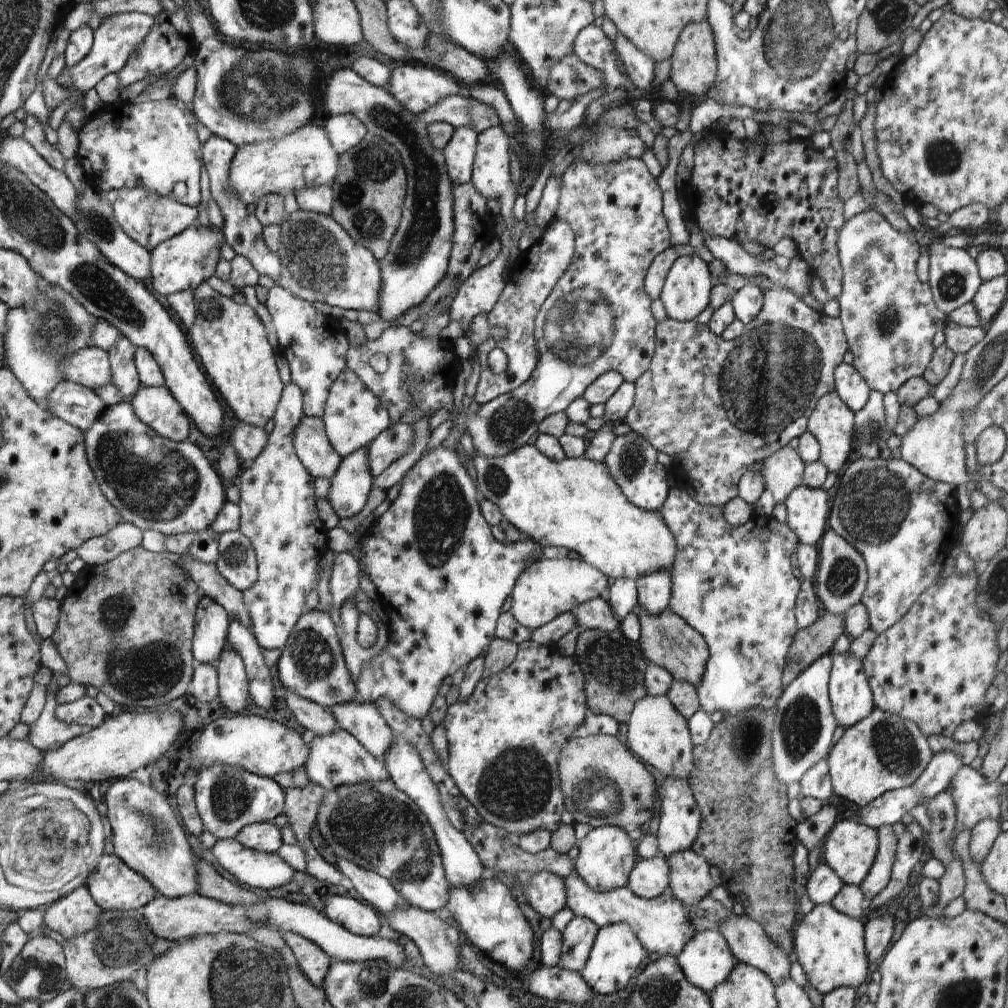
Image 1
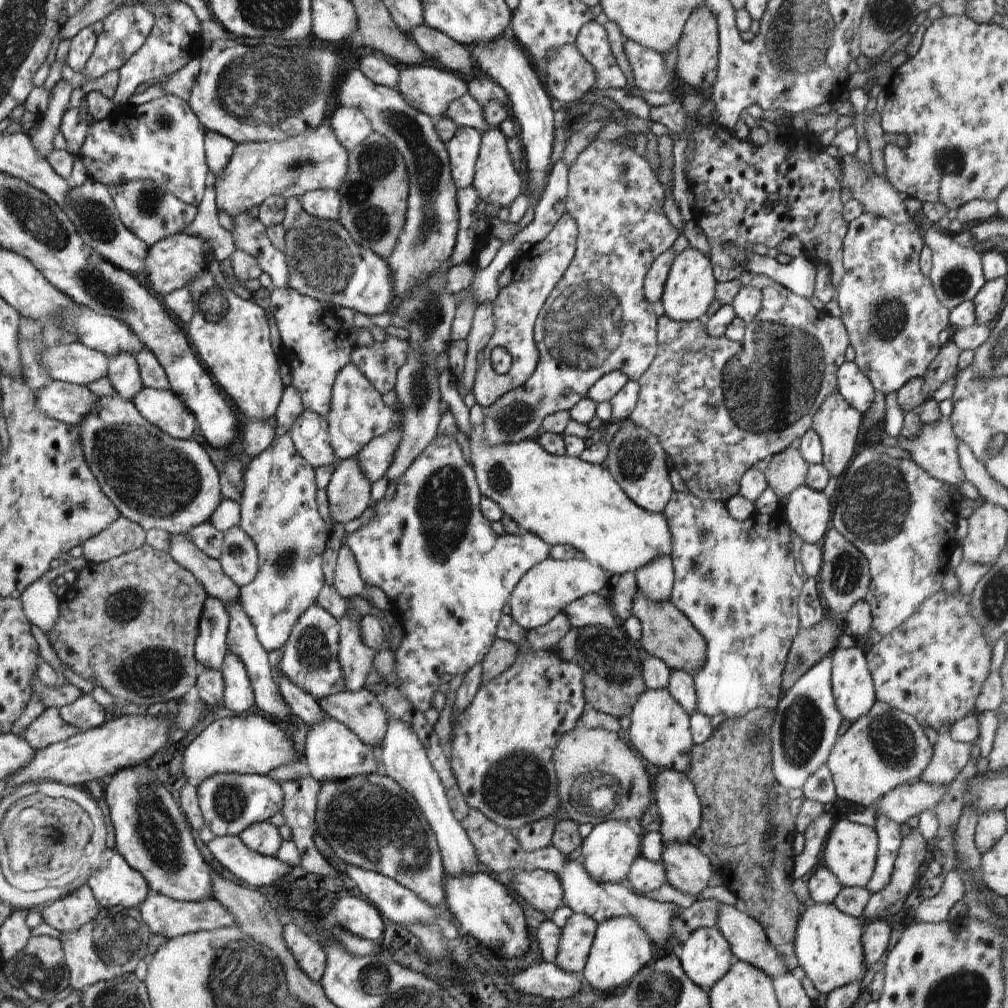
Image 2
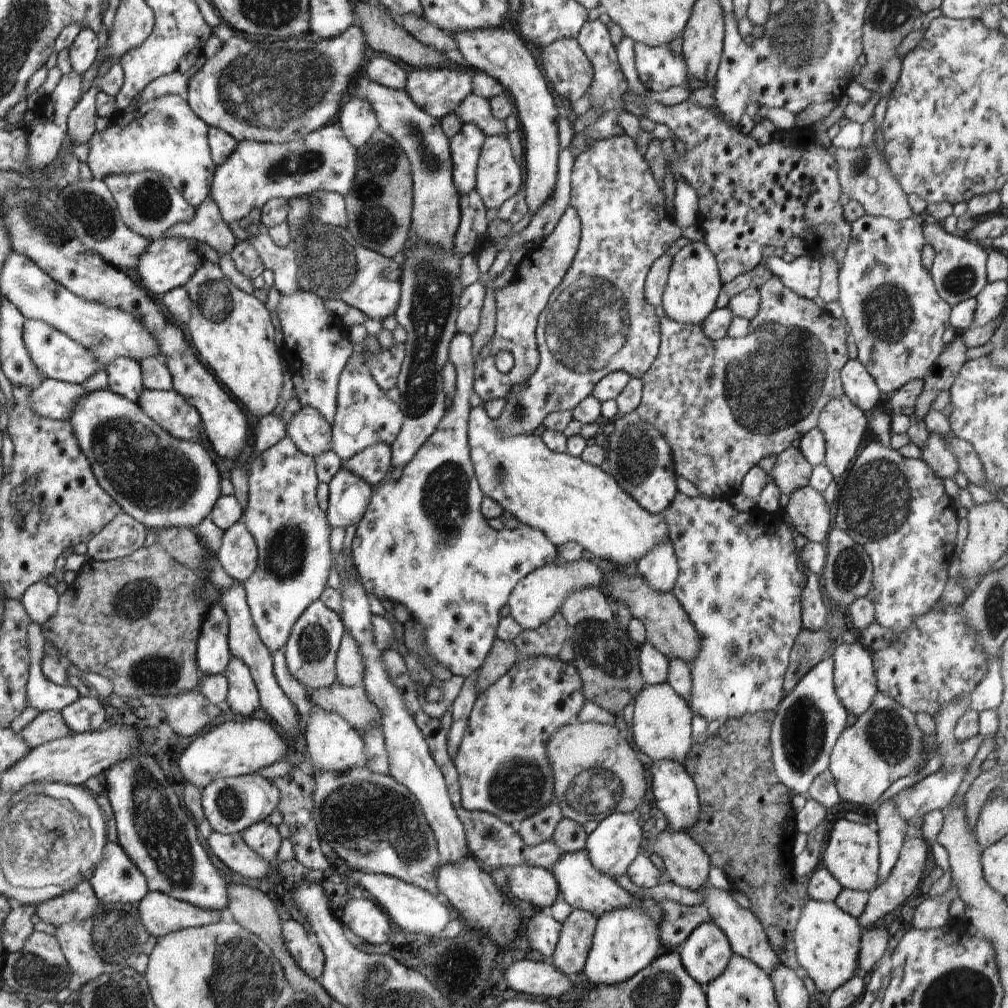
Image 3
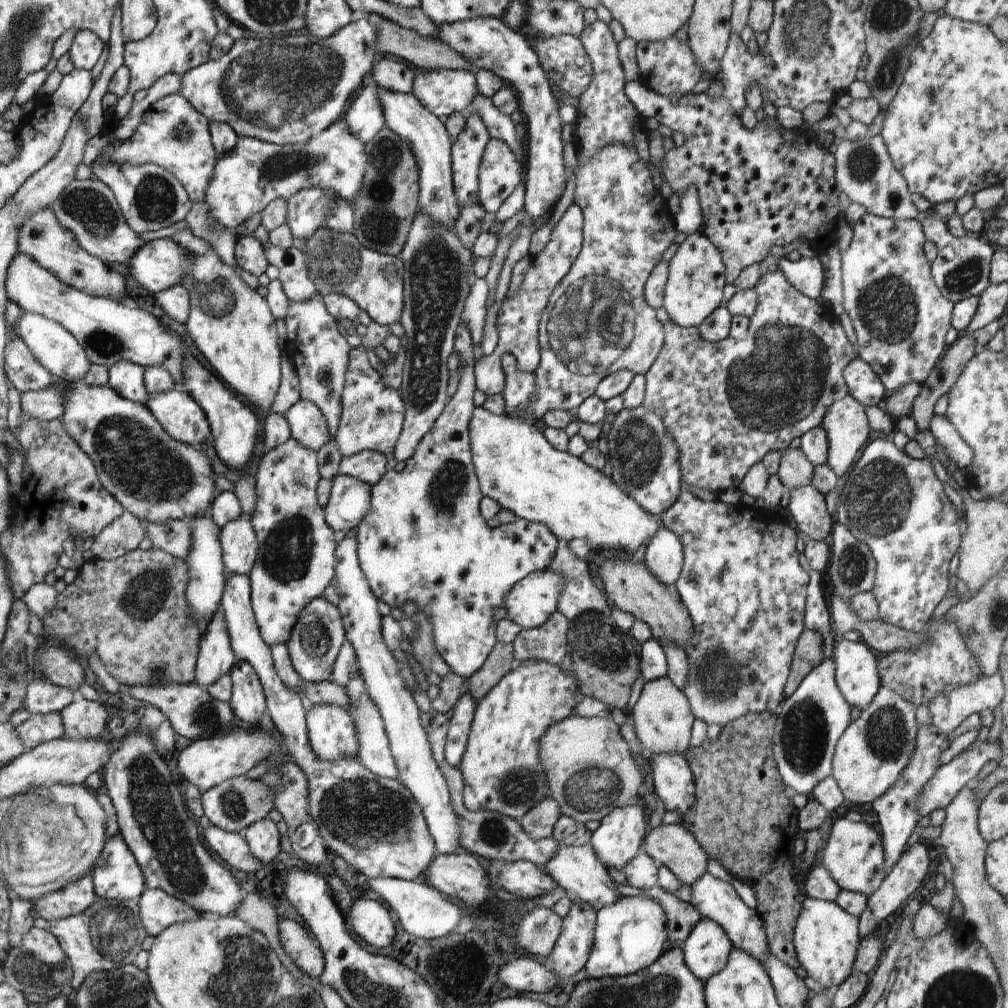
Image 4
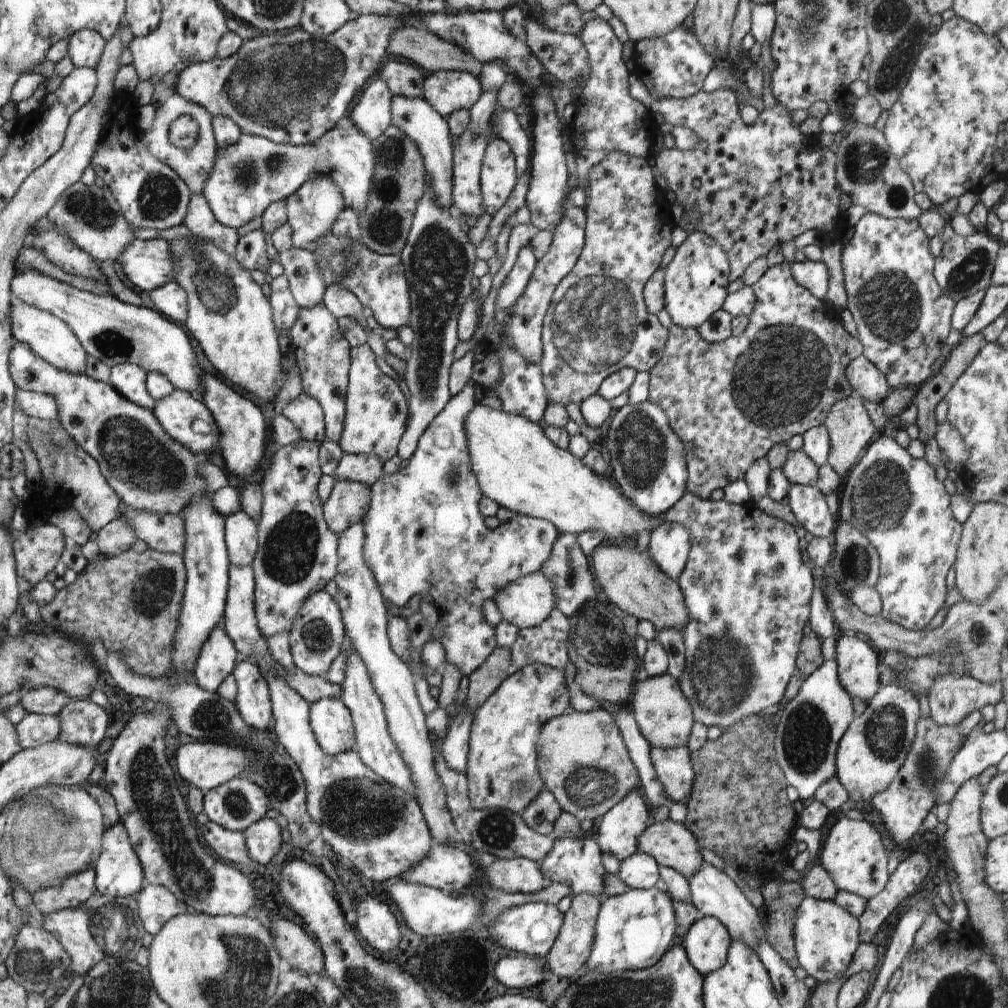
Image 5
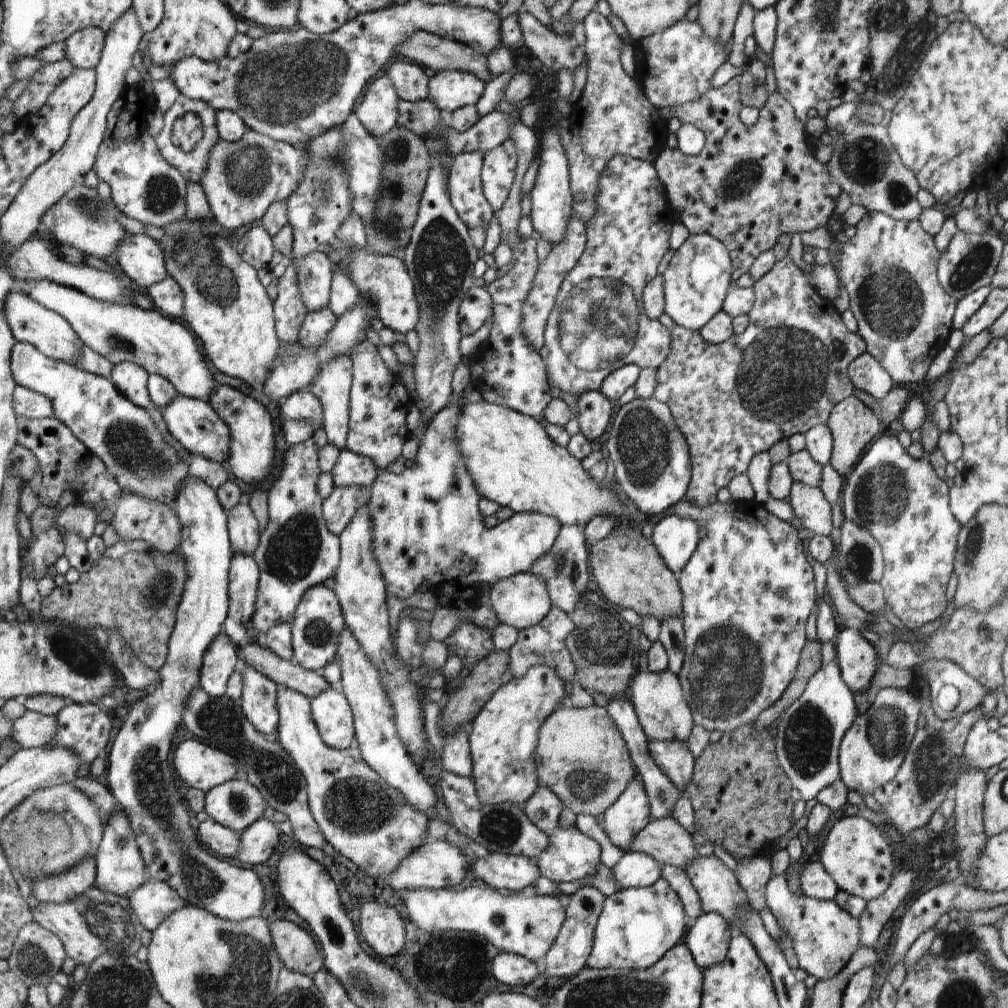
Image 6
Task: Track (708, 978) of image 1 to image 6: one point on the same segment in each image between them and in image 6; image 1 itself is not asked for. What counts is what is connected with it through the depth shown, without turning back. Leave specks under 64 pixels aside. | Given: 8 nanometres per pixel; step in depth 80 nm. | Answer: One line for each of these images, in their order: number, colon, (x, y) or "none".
2: (705, 956)
3: (705, 954)
4: (706, 950)
5: (707, 942)
6: (708, 938)

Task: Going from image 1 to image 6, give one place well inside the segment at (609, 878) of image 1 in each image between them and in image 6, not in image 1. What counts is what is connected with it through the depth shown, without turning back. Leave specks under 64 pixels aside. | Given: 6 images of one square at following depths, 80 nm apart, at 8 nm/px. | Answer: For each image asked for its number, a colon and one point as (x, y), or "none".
2: (609, 850)
3: (612, 846)
4: (619, 837)
5: (618, 835)
6: (631, 812)

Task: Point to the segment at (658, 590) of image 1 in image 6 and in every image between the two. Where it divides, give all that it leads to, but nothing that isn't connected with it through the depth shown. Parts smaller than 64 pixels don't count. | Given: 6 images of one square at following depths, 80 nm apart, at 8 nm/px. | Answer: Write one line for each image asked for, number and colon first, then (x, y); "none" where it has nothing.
2: (655, 580)
3: (659, 568)
4: (664, 556)
5: (669, 546)
6: (675, 538)

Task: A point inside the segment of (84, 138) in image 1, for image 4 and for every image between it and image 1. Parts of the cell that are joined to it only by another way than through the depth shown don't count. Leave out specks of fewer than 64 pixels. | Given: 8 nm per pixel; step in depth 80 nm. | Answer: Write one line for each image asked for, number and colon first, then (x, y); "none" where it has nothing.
2: (163, 140)
3: (166, 136)
4: (157, 140)

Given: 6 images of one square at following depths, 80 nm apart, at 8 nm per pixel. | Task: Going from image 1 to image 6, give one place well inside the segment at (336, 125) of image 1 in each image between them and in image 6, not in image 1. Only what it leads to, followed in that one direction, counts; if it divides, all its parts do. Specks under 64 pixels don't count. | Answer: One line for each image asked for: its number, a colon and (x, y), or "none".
2: (351, 127)
3: (357, 121)
4: (365, 118)
5: (372, 115)
6: (378, 111)

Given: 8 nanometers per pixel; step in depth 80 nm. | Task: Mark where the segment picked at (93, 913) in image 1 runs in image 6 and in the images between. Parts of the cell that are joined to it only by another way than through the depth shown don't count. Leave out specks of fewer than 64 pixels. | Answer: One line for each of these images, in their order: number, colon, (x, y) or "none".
2: (70, 913)
3: (79, 904)
4: (77, 897)
5: (76, 890)
6: (61, 888)

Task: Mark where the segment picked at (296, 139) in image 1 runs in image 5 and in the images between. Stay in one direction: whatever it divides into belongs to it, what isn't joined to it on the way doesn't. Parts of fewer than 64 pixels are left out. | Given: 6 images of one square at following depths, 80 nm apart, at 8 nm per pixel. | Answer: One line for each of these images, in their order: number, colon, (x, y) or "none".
2: (314, 160)
3: (254, 173)
4: (248, 177)
5: (253, 173)

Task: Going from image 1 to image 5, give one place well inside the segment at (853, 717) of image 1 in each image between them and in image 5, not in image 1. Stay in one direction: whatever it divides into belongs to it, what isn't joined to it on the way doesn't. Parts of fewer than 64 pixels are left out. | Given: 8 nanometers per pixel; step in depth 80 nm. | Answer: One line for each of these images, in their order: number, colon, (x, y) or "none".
2: (854, 693)
3: (854, 678)
4: (856, 672)
5: (857, 662)

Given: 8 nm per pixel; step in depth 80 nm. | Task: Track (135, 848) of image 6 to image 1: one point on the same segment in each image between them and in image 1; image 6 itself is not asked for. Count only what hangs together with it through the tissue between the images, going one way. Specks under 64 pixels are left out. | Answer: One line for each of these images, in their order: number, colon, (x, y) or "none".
1: (115, 886)
2: (115, 882)
3: (117, 879)
4: (117, 876)
5: (119, 872)

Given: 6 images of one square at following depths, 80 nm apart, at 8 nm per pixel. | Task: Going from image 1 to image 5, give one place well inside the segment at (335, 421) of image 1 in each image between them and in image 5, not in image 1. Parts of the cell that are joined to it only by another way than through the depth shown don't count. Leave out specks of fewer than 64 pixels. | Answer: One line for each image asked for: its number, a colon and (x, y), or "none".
2: (358, 415)
3: (365, 416)
4: (373, 415)
5: (376, 415)

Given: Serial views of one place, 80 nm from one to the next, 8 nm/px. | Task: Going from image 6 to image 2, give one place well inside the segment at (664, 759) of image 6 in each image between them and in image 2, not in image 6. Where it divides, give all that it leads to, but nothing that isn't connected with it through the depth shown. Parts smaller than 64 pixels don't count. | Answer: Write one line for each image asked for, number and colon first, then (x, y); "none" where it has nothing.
2: (679, 807)
3: (675, 793)
4: (673, 780)
5: (673, 767)

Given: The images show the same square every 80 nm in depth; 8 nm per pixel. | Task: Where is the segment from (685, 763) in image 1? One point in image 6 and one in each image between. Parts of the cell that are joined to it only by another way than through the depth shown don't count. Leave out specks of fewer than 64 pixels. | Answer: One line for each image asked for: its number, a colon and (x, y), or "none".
2: (660, 730)
3: (661, 728)
4: (662, 717)
5: (664, 717)
6: (657, 698)

